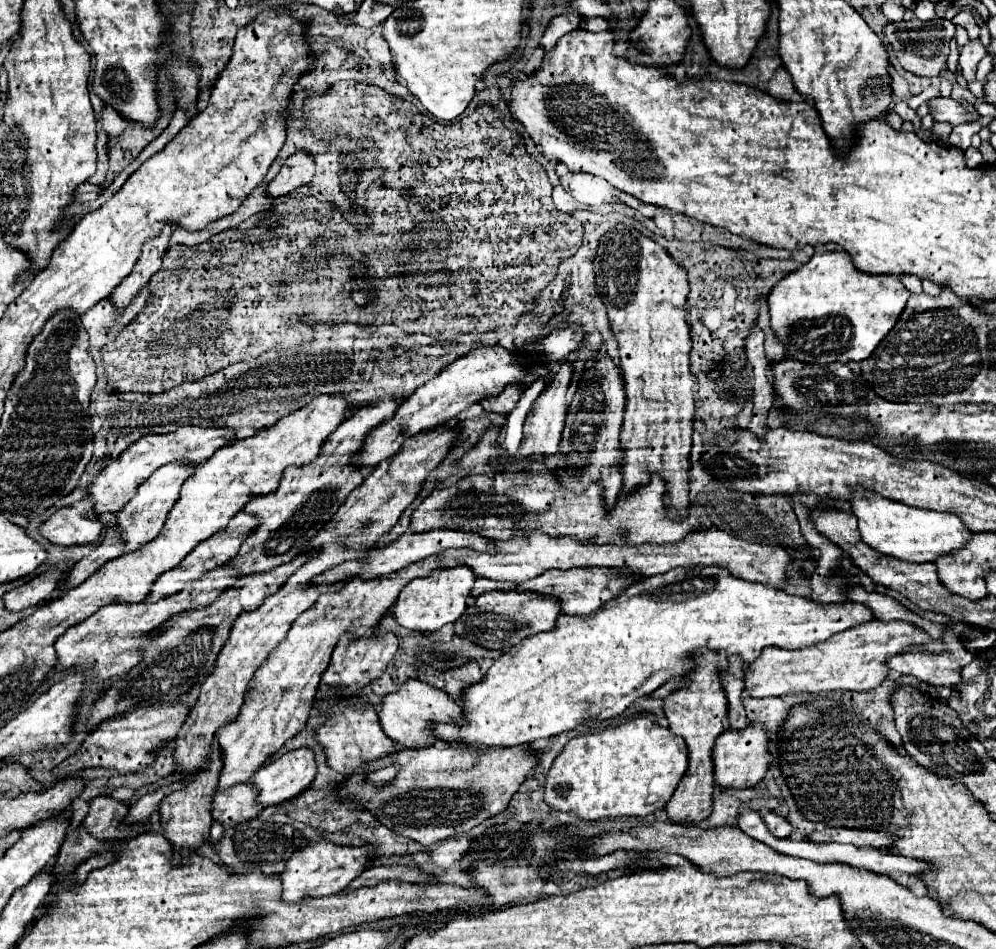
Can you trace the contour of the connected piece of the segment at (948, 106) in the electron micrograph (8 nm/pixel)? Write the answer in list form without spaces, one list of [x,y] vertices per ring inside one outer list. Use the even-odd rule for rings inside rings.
[[[937,97],[931,99],[931,115],[935,121],[945,121],[951,125],[963,125],[963,123],[971,123],[977,119],[975,113],[967,111],[963,105],[955,103],[953,99],[945,99],[945,97]]]

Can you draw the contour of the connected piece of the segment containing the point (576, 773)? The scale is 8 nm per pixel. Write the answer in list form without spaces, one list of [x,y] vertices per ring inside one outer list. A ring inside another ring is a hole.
[[[639,717],[617,727],[609,727],[597,735],[583,735],[571,739],[563,747],[561,755],[555,759],[553,767],[549,769],[545,783],[545,803],[549,807],[573,813],[587,821],[625,815],[647,817],[655,809],[665,807],[685,771],[687,771],[687,743],[679,735],[673,735],[667,727],[661,727],[659,723],[647,717]]]

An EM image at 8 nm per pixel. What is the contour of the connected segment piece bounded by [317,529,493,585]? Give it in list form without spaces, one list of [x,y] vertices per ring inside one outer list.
[[[437,529],[437,531],[429,531],[429,533],[405,533],[401,535],[397,541],[393,541],[391,545],[387,547],[377,547],[377,551],[369,551],[369,559],[365,559],[365,563],[341,563],[341,567],[335,567],[333,571],[325,571],[325,575],[321,575],[321,579],[317,579],[317,585],[325,583],[325,585],[331,585],[335,581],[343,581],[343,579],[349,579],[349,577],[355,577],[355,575],[361,575],[363,579],[377,579],[381,575],[389,575],[393,571],[401,571],[403,567],[411,565],[411,563],[417,563],[425,557],[431,557],[439,551],[445,551],[445,549],[459,549],[459,547],[471,547],[471,549],[477,549],[477,551],[493,551],[493,541],[487,539],[487,537],[481,537],[477,533],[465,533],[465,531],[449,531],[449,529]]]

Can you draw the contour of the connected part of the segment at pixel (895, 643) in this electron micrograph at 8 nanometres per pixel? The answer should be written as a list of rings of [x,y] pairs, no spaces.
[[[869,621],[855,625],[847,631],[841,631],[821,643],[803,647],[803,649],[781,649],[781,647],[765,647],[761,655],[745,667],[745,691],[749,697],[771,697],[771,695],[787,695],[787,693],[823,693],[823,691],[871,691],[889,675],[887,659],[895,653],[901,653],[905,647],[929,647],[929,651],[943,651],[943,641],[935,641],[919,627],[913,627],[905,621]]]

